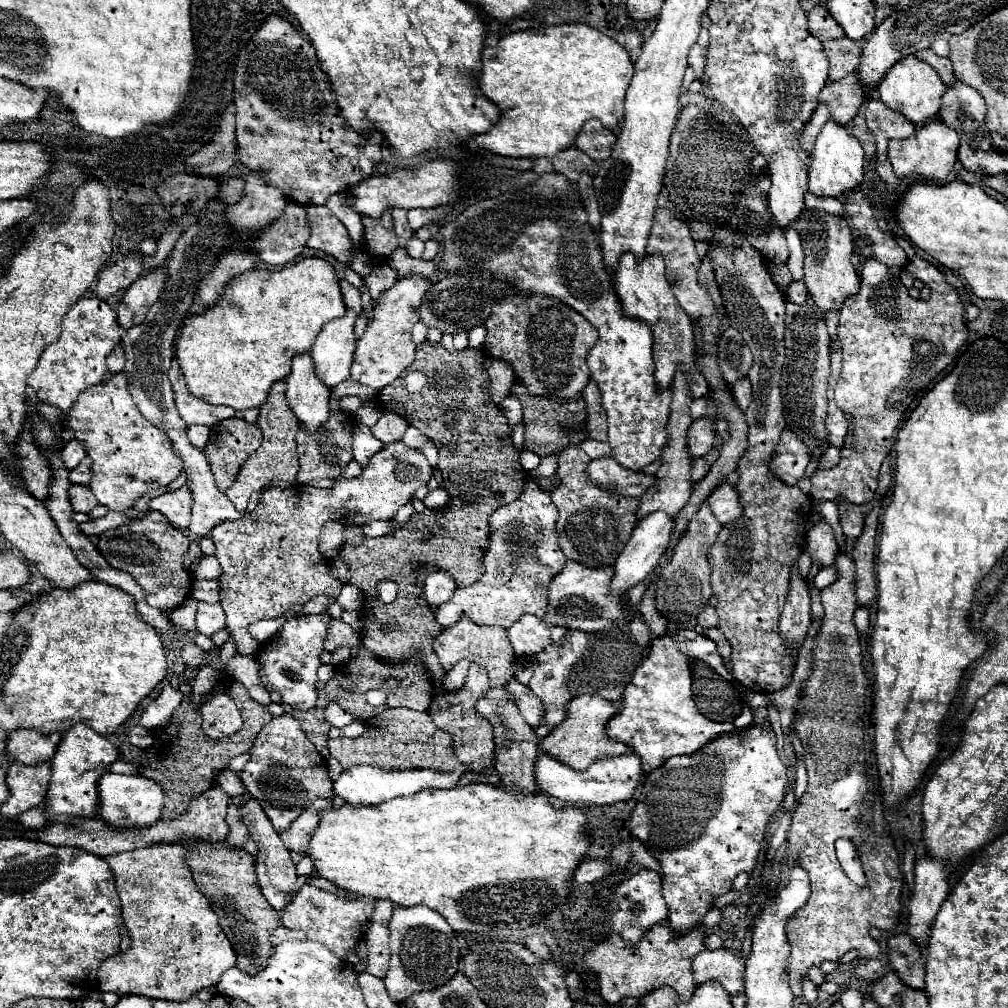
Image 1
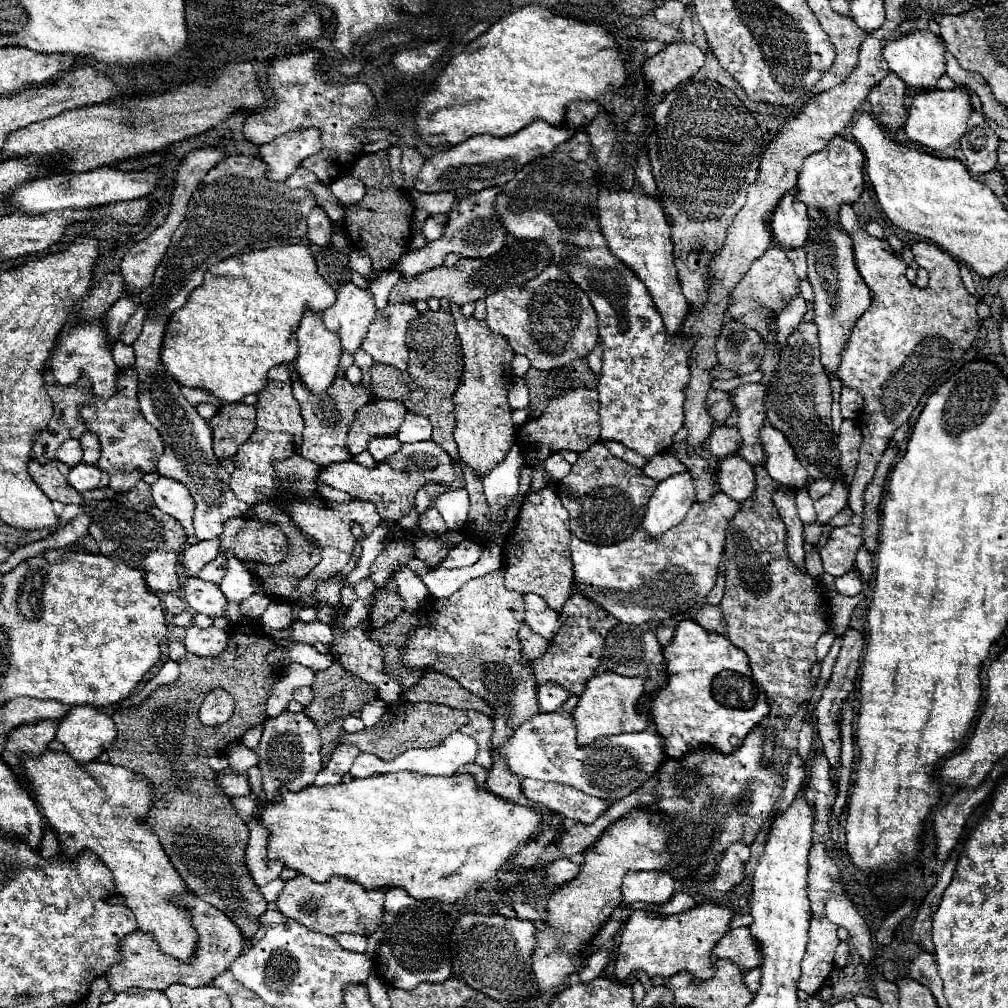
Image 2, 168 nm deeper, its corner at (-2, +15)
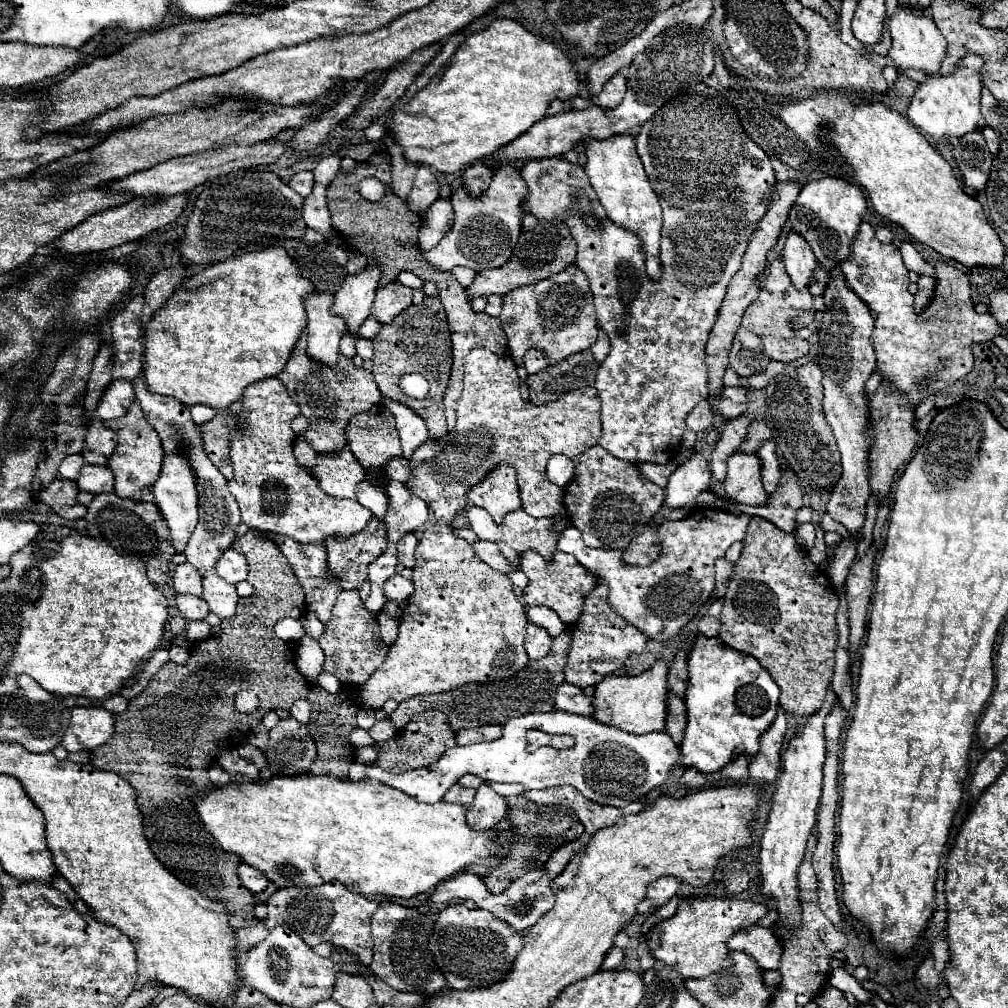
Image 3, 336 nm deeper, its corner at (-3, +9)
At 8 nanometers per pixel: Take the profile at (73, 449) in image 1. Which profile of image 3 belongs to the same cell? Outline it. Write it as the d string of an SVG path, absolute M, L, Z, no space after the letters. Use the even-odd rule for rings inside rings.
M71 454L61 462L59 476L67 478L67 480L77 480L77 474L79 474L81 466L83 466L83 456L81 454Z

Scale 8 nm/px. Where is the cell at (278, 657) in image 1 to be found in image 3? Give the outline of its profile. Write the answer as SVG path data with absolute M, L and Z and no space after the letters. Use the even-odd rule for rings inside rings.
M299 700L299 702L295 702L293 706L291 706L291 716L295 718L295 720L299 720L301 724L307 724L309 722L309 714L311 714L311 708L309 708L309 702L307 700Z

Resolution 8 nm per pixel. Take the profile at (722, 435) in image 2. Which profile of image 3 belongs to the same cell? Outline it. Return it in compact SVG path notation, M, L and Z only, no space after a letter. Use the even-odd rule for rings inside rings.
M753 420L749 436L747 436L747 442L743 444L741 450L745 450L745 452L757 452L757 448L761 448L761 444L767 442L767 440L771 440L771 438L773 436L771 436L771 430L765 424L765 420Z

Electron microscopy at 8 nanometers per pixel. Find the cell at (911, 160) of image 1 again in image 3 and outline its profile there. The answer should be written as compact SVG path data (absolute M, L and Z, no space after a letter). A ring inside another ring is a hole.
M969 52L953 74L929 74L925 82L917 86L917 92L907 108L907 118L931 140L943 140L947 136L963 136L973 130L985 128L985 118L981 116L981 68L983 58Z

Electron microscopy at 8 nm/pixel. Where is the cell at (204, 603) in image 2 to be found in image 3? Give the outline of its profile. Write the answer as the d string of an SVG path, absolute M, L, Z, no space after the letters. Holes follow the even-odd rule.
M177 594L175 604L185 620L205 620L205 616L209 614L207 604L191 594Z

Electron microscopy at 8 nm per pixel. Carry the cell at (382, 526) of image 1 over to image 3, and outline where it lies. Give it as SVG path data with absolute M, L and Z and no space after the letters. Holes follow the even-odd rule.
M265 378L247 386L241 406L239 422L229 434L235 468L229 492L235 496L241 520L249 528L285 534L297 542L323 542L327 536L351 536L369 524L369 518L373 518L371 510L355 500L325 494L319 482L311 480L309 472L295 460L293 446L297 436L291 430L291 420L299 414L299 406L277 378Z

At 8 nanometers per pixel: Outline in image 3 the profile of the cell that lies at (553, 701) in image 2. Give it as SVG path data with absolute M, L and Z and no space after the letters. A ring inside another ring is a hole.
M567 682L557 688L555 708L563 710L563 712L571 712L571 714L583 714L583 716L593 714L593 710L595 710L595 706L591 704L591 698L587 698L581 688L571 686Z

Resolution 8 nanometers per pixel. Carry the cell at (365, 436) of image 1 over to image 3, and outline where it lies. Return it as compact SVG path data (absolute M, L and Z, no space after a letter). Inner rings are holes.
M395 458L395 462L391 462L391 466L387 466L387 476L399 482L407 482L411 480L411 468L409 468L409 460L407 458Z

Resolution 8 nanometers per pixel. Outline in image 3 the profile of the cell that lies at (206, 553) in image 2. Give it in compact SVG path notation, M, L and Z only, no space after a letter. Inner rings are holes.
M189 562L175 566L175 574L173 574L173 588L177 594L193 594L193 596L201 596L203 586L199 580L199 572L195 572L195 566L191 566Z

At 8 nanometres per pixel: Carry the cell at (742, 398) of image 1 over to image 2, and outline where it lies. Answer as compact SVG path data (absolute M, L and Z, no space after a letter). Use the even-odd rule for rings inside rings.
M744 384L734 390L734 406L738 410L738 432L744 448L740 456L750 464L764 464L762 446L758 446L758 430L766 422L764 388L760 384Z

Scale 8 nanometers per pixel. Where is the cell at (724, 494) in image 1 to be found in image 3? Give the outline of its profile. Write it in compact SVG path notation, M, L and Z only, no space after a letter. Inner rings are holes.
M735 452L729 458L727 478L723 482L727 498L739 504L763 506L769 494L761 484L761 460L757 454Z

